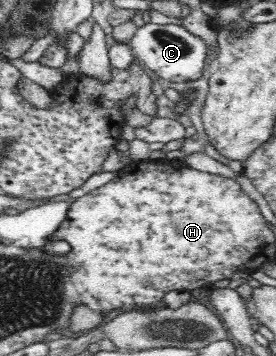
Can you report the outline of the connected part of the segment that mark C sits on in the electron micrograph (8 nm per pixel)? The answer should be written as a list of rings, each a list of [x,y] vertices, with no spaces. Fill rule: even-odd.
[[[149,22],[136,30],[129,45],[143,66],[147,65],[157,76],[172,82],[198,79],[209,52],[202,38],[193,36],[184,25],[176,24],[158,25]]]

